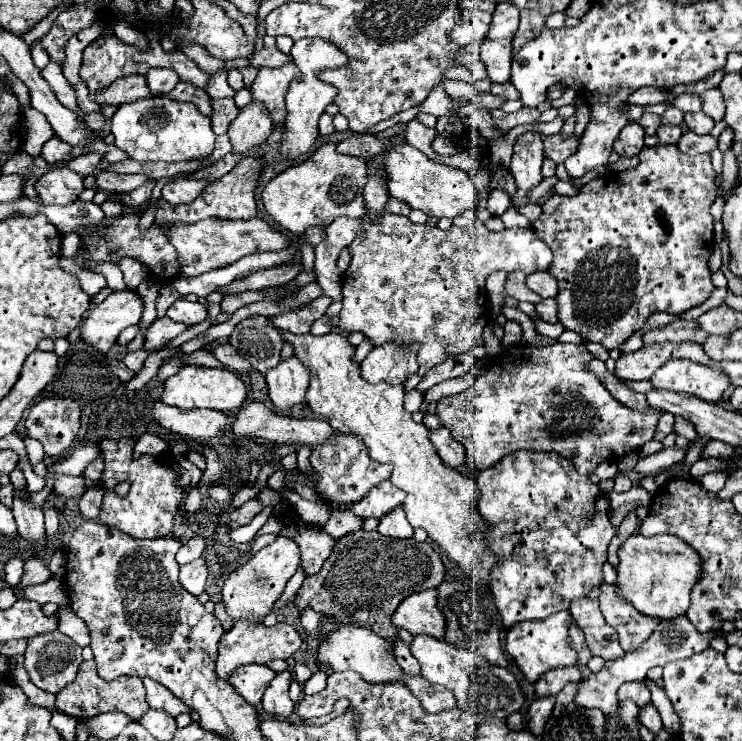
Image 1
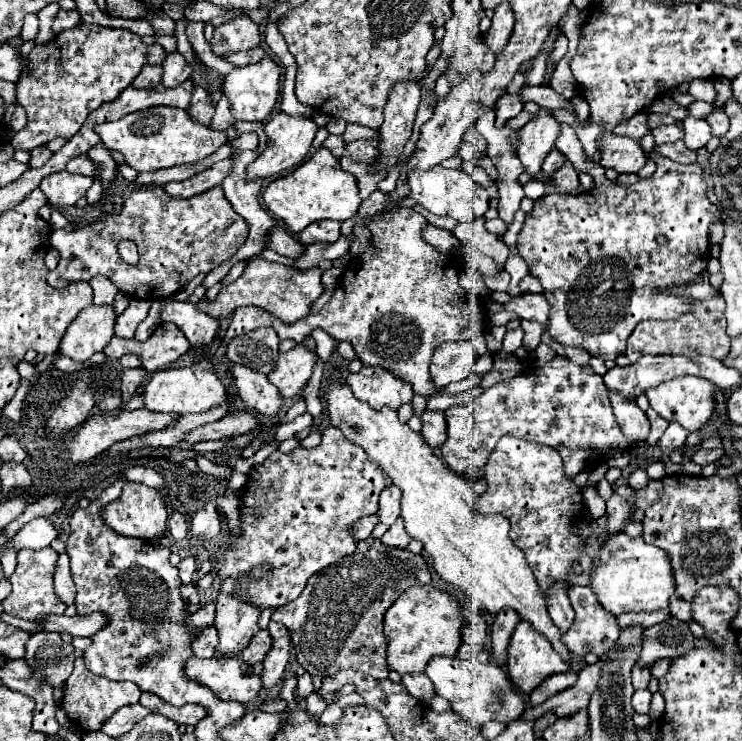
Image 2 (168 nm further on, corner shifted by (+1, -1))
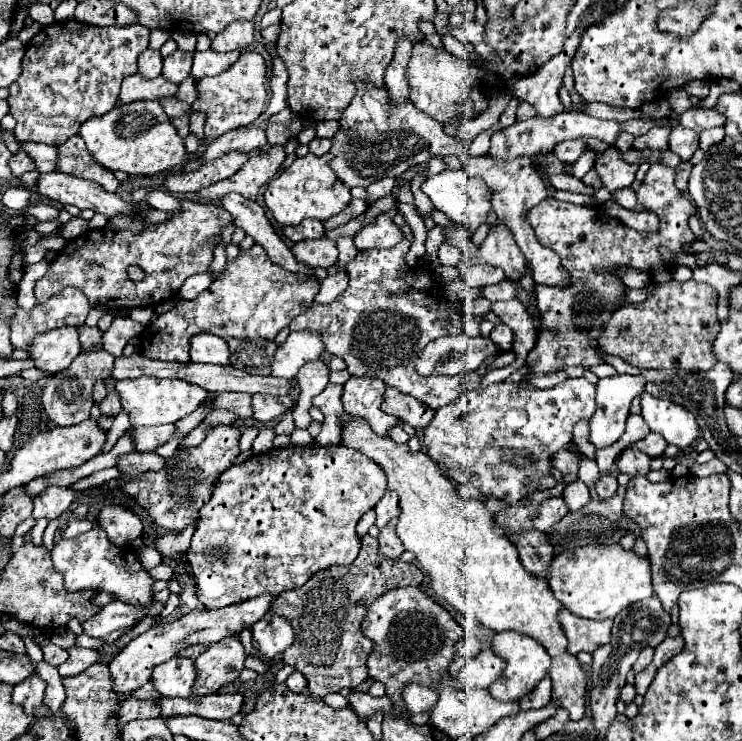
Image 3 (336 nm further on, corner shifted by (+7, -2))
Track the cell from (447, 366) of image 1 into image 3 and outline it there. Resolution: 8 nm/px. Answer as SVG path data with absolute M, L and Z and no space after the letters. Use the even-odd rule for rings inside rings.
M444 336L424 348L416 362L416 372L422 376L468 374L478 370L478 366L494 352L498 352L498 346L484 336Z

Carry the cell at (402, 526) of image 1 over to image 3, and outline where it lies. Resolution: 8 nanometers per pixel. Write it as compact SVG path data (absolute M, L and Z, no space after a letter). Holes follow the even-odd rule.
M396 518L390 520L390 522L380 530L380 536L378 536L380 554L384 554L386 558L398 558L398 556L404 552L404 546L402 546L400 538L396 536L394 526L396 526Z

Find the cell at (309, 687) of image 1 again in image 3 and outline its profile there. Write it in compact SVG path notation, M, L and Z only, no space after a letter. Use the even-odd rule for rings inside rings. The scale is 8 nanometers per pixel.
M292 672L286 680L286 686L292 690L292 692L304 692L306 690L306 678L300 674L300 672Z

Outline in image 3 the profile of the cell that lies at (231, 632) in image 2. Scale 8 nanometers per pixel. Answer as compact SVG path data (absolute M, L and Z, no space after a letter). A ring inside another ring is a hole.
M238 634L236 638L222 638L208 646L208 650L194 660L198 668L196 694L210 694L224 684L234 682L244 668L244 658L246 652Z

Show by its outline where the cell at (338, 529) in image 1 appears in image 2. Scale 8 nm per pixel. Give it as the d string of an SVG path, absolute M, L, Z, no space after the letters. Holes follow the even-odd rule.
M374 515L364 517L364 519L360 519L360 521L354 523L352 533L354 533L354 537L356 537L358 541L362 541L362 539L366 539L366 537L372 533L372 529L374 529L378 523L380 523L380 521L378 521L378 517L374 517Z

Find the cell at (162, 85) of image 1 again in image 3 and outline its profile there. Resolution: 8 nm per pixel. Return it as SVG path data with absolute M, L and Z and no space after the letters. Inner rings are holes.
M176 50L168 58L164 58L162 76L168 78L168 82L180 84L184 78L190 76L190 70L192 70L192 56L190 54L184 54L184 52Z

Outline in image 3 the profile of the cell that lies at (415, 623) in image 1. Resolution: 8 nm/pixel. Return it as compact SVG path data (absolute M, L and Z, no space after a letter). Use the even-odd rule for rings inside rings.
M412 586L394 588L376 598L362 620L362 632L374 642L374 650L368 658L370 676L386 686L386 694L394 702L396 714L408 714L402 706L404 684L418 682L422 686L432 686L432 678L448 668L456 654L456 642L464 636L464 628L450 616L446 608L434 602L420 588Z

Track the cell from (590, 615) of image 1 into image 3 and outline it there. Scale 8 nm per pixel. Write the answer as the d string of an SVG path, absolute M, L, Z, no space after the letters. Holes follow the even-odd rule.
M560 610L558 622L568 638L568 652L594 652L596 648L608 644L612 620L584 620L580 616L574 616L570 610Z

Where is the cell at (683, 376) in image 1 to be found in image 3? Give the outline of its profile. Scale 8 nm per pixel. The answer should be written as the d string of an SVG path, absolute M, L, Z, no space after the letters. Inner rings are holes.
M642 392L640 404L642 416L650 430L662 434L668 444L688 448L698 438L700 428L696 424L696 418L692 418L692 412L684 410L684 406L668 398L656 398L648 392Z

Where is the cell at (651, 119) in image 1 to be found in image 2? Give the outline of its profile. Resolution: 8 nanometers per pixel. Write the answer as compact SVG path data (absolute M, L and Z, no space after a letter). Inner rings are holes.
M636 113L634 117L618 123L612 133L614 135L622 135L622 137L632 137L632 139L640 139L648 133L648 125L646 125L648 115L646 113Z

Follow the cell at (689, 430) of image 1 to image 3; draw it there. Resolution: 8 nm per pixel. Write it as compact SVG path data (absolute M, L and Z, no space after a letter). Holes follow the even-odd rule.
M648 434L644 440L636 442L634 446L640 448L642 452L646 452L650 458L658 458L658 456L662 456L662 452L666 450L668 444L666 444L664 438L660 438L658 434Z

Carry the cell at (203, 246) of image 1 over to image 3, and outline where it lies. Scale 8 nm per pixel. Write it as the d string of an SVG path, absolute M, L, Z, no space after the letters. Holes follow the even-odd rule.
M326 238L304 240L304 242L294 244L290 250L298 262L304 262L308 266L322 266L322 268L332 266L338 256L336 244Z

